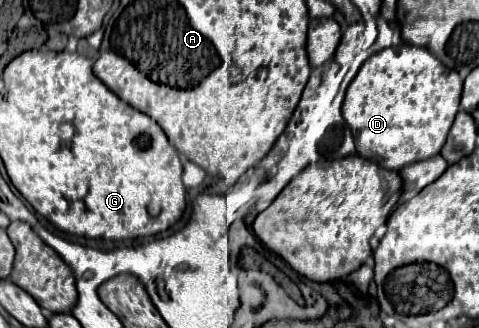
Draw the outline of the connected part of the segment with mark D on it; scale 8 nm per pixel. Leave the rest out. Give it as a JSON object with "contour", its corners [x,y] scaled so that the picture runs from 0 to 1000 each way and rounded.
{"contour":[[[841,131],[775,168],[716,308],[716,357],[737,399],[745,466],[825,521],[912,473],[958,338],[962,277],[958,223],[925,204],[883,143]]]}

